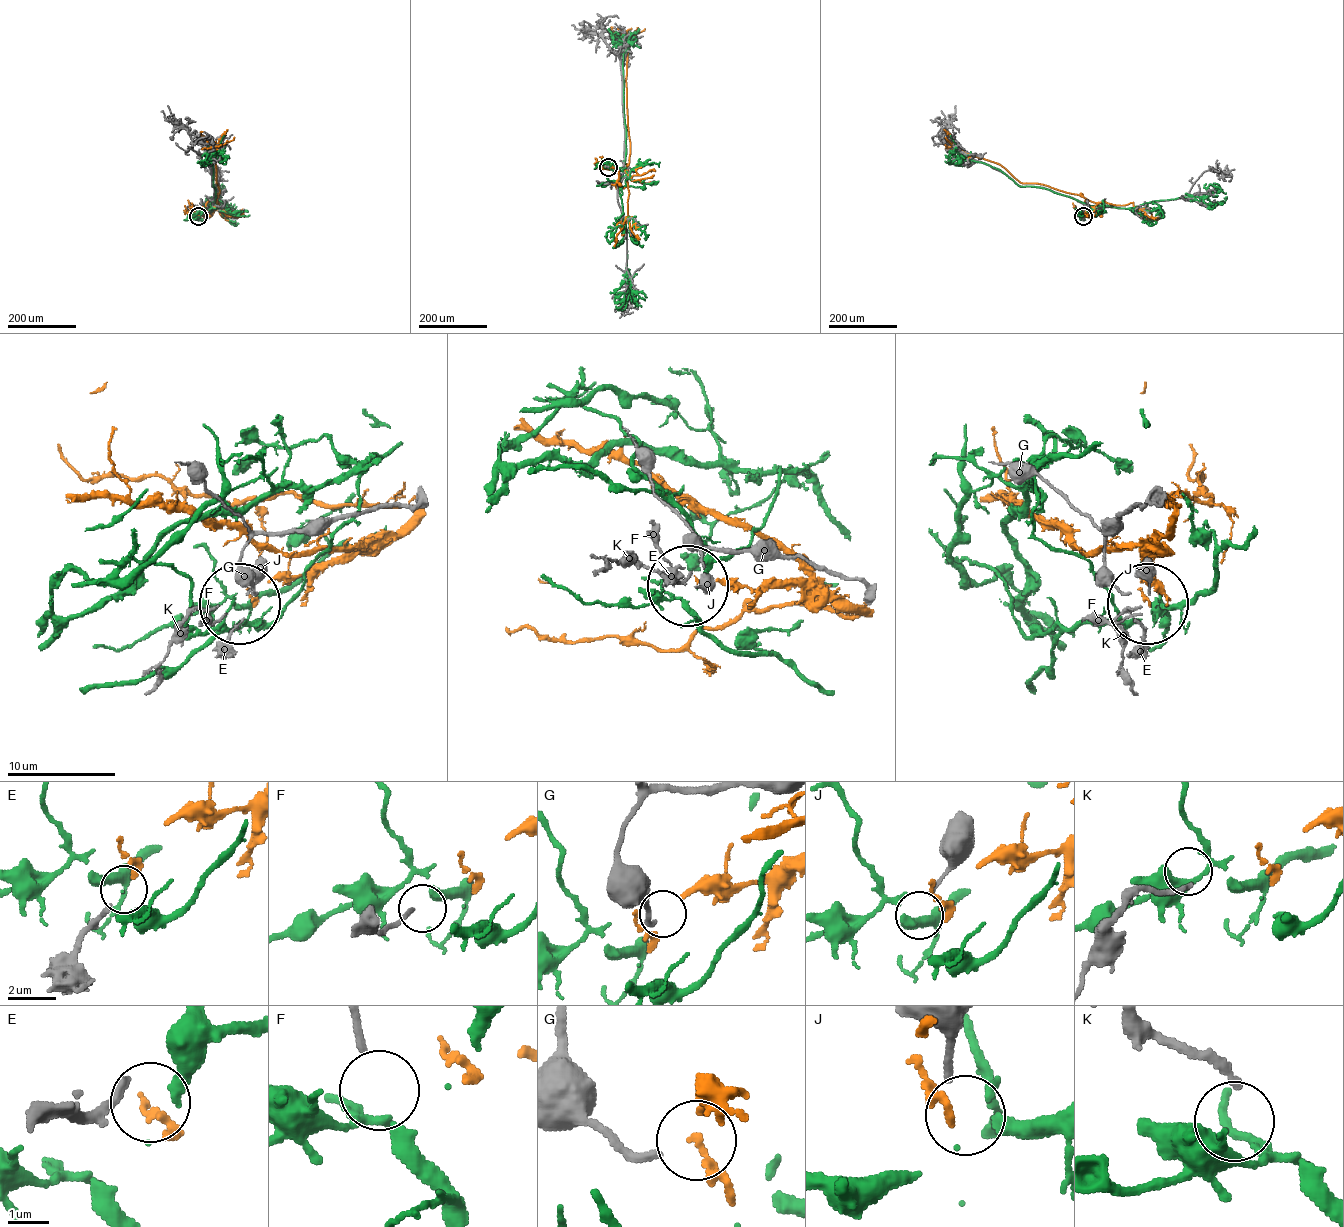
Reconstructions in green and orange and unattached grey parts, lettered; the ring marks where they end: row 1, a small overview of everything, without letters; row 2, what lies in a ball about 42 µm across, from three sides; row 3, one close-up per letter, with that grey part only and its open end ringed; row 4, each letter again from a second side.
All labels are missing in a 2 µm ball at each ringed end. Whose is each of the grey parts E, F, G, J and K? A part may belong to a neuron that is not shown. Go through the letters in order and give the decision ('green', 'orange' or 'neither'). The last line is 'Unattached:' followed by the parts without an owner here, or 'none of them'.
E: orange
F: neither
G: neither
J: neither
K: neither
Unattached: F, G, J, K

